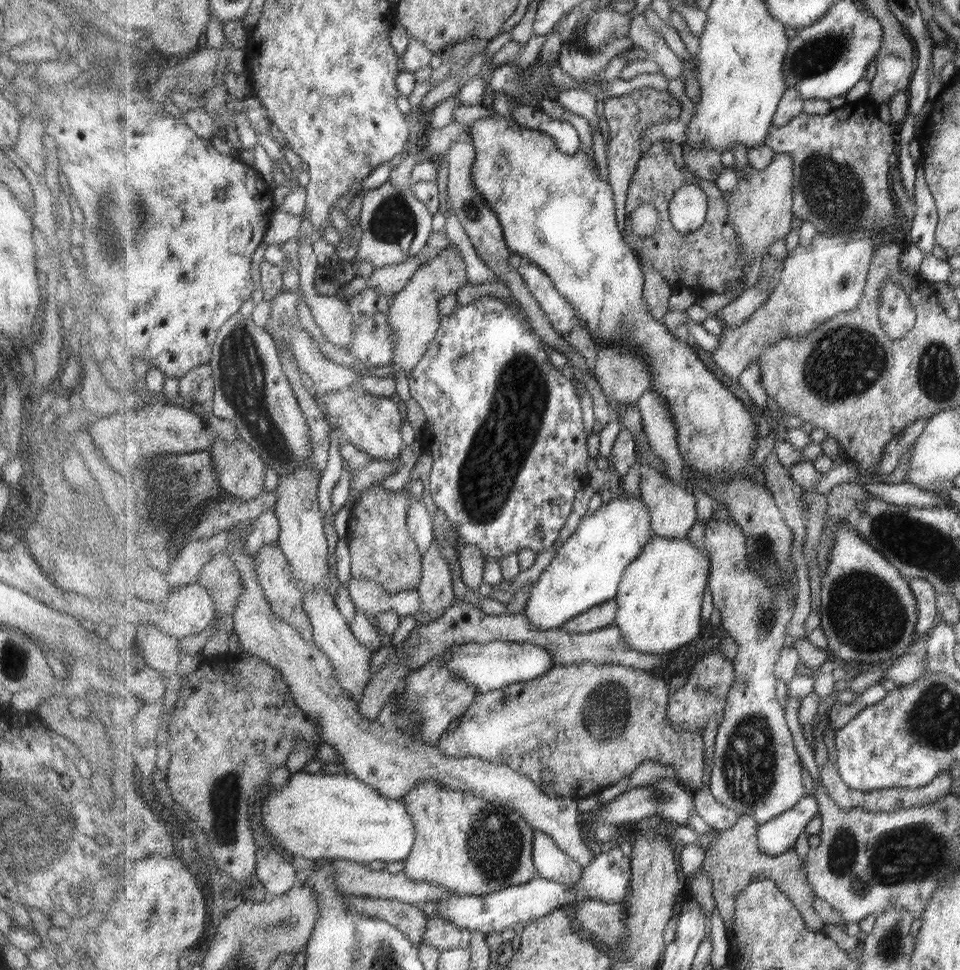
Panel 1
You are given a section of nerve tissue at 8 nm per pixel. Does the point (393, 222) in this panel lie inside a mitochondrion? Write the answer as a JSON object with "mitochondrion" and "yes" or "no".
{"mitochondrion":"yes"}

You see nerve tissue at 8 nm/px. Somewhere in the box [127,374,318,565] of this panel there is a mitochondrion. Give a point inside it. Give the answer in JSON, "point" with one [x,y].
{"point":[173,493]}

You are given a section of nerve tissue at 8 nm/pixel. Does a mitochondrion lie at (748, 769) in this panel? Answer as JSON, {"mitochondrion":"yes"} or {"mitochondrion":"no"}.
{"mitochondrion":"yes"}

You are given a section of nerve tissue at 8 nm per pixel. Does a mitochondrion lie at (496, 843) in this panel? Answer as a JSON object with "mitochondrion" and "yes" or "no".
{"mitochondrion":"yes"}

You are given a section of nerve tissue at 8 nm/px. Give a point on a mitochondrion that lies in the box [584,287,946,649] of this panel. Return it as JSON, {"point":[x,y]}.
{"point":[844,363]}

